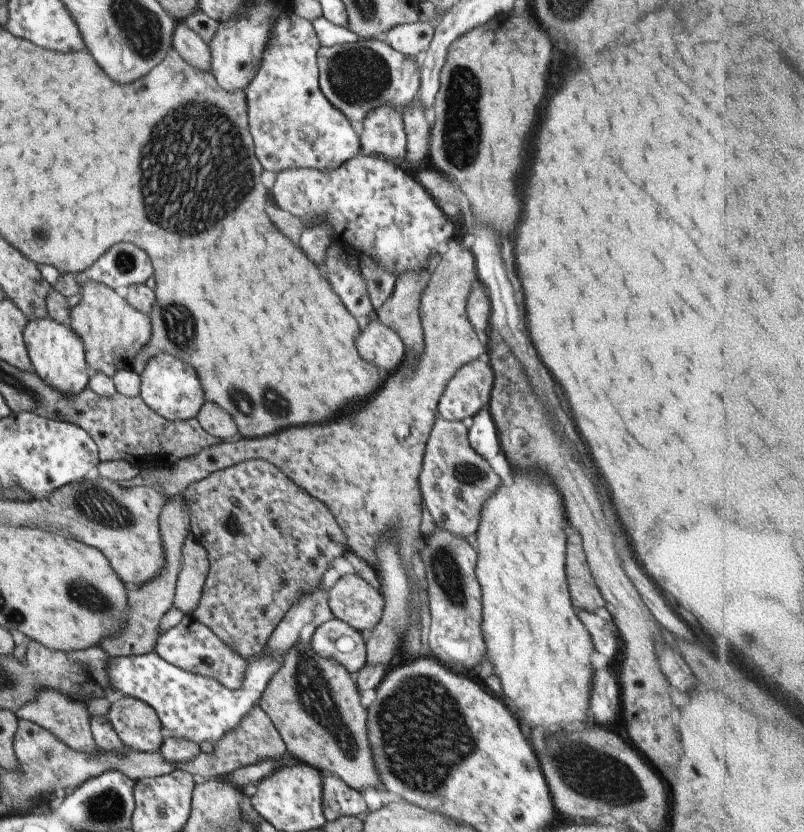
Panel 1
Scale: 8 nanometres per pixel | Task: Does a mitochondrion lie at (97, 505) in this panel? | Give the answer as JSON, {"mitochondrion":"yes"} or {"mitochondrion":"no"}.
{"mitochondrion":"yes"}

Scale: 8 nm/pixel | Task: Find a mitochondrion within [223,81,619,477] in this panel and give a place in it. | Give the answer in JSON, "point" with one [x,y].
{"point":[279,407]}

